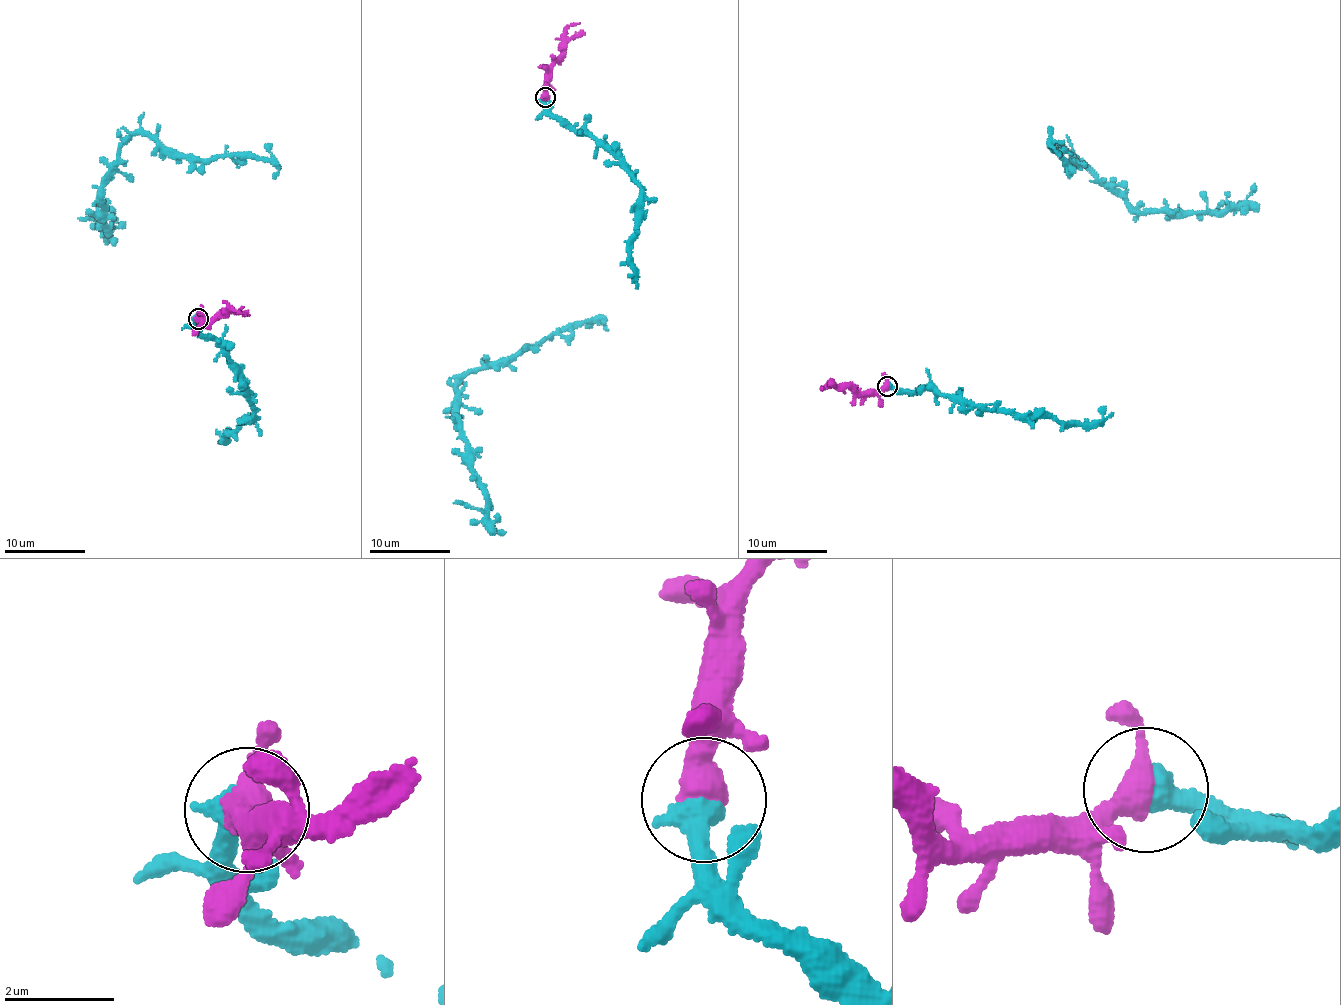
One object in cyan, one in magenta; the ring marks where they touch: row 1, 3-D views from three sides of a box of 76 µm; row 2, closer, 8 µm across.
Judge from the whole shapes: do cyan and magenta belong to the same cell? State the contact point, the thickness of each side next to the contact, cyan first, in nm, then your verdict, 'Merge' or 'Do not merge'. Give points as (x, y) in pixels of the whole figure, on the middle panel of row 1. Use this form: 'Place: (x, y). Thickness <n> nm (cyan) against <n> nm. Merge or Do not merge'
Place: (545, 97). Thickness 550 nm (cyan) against 440 nm. Merge

